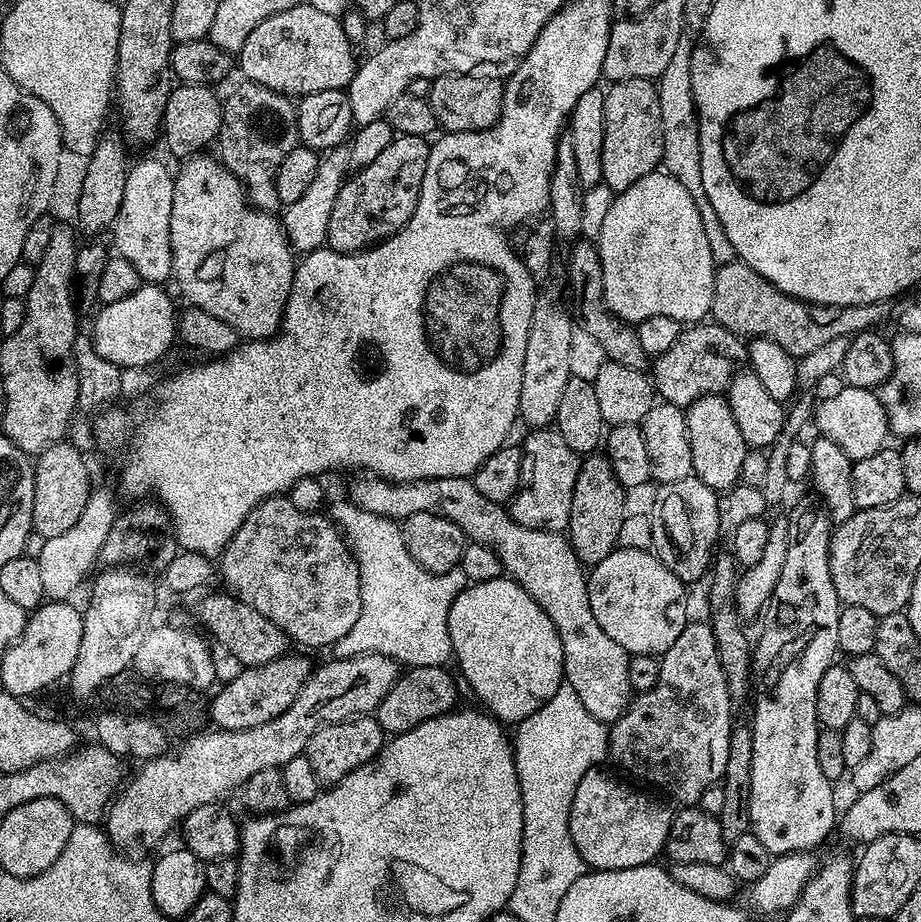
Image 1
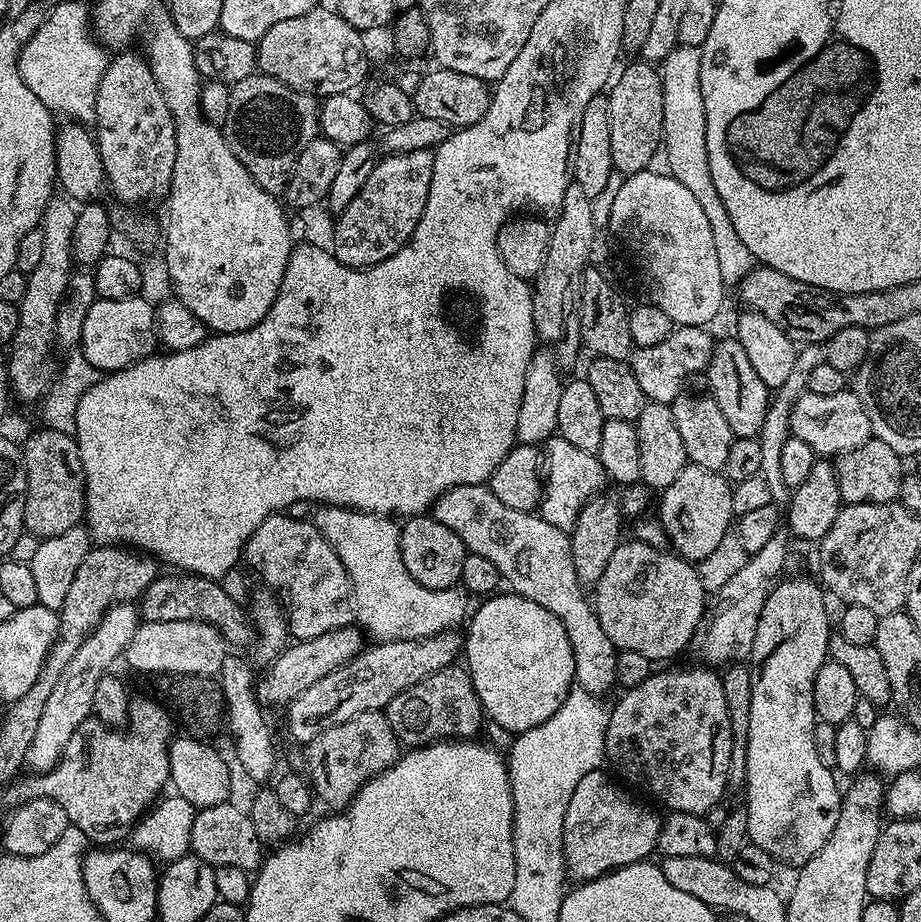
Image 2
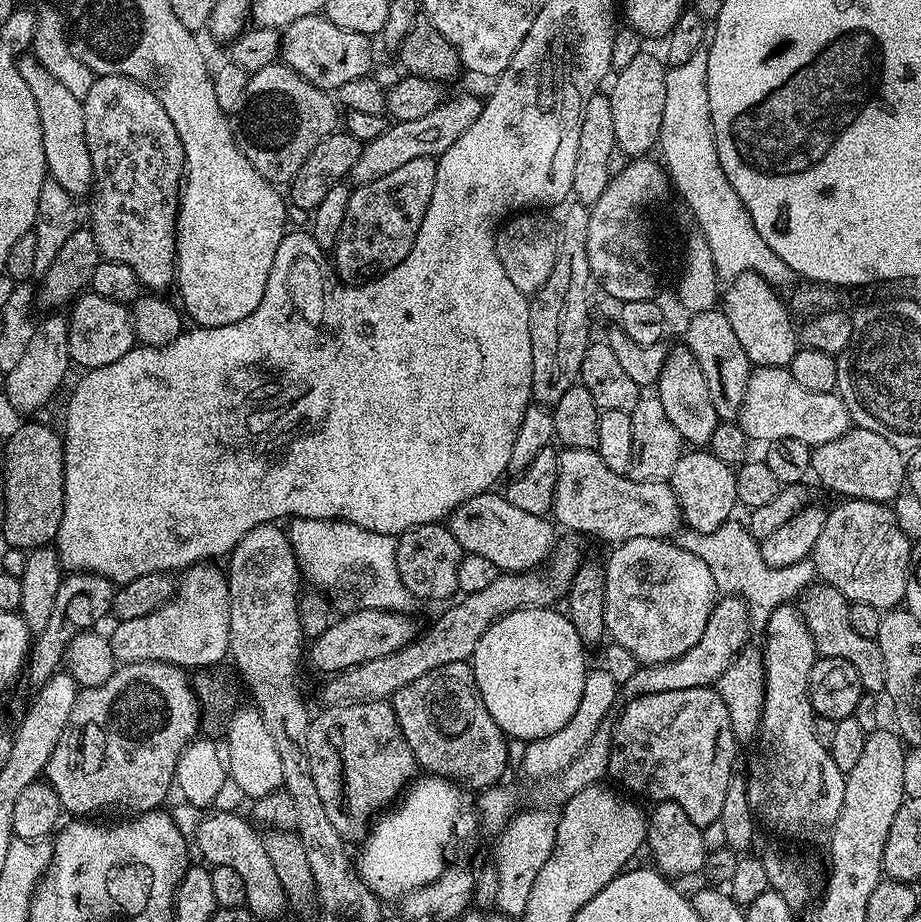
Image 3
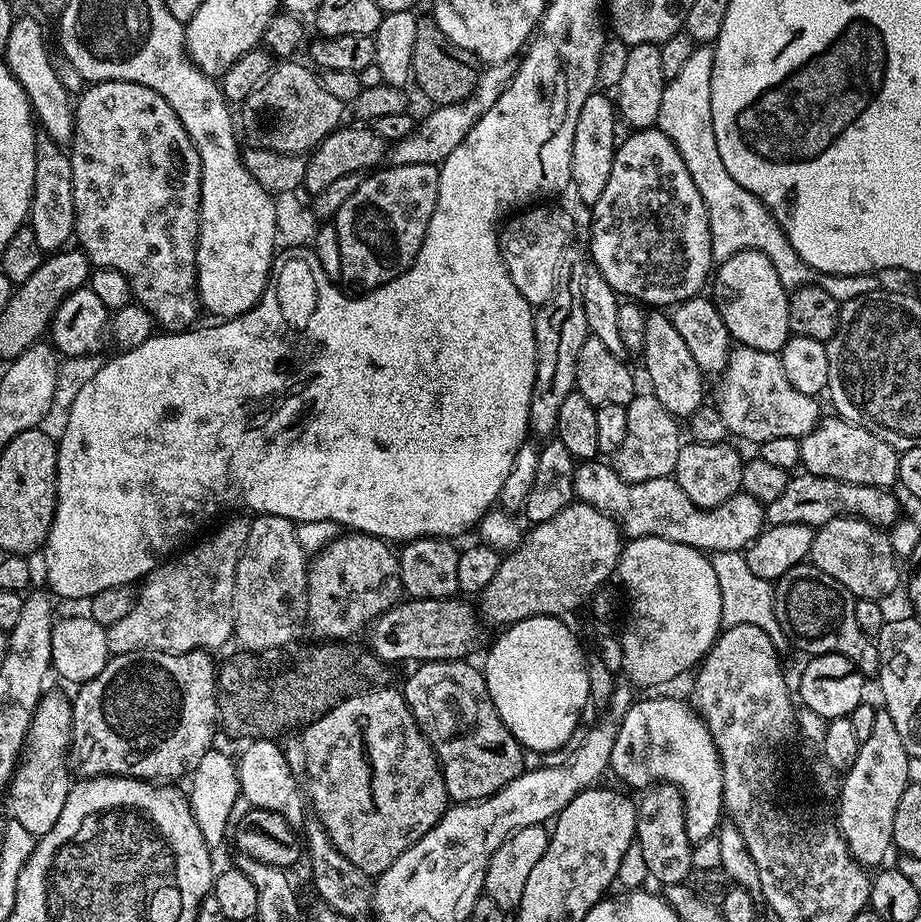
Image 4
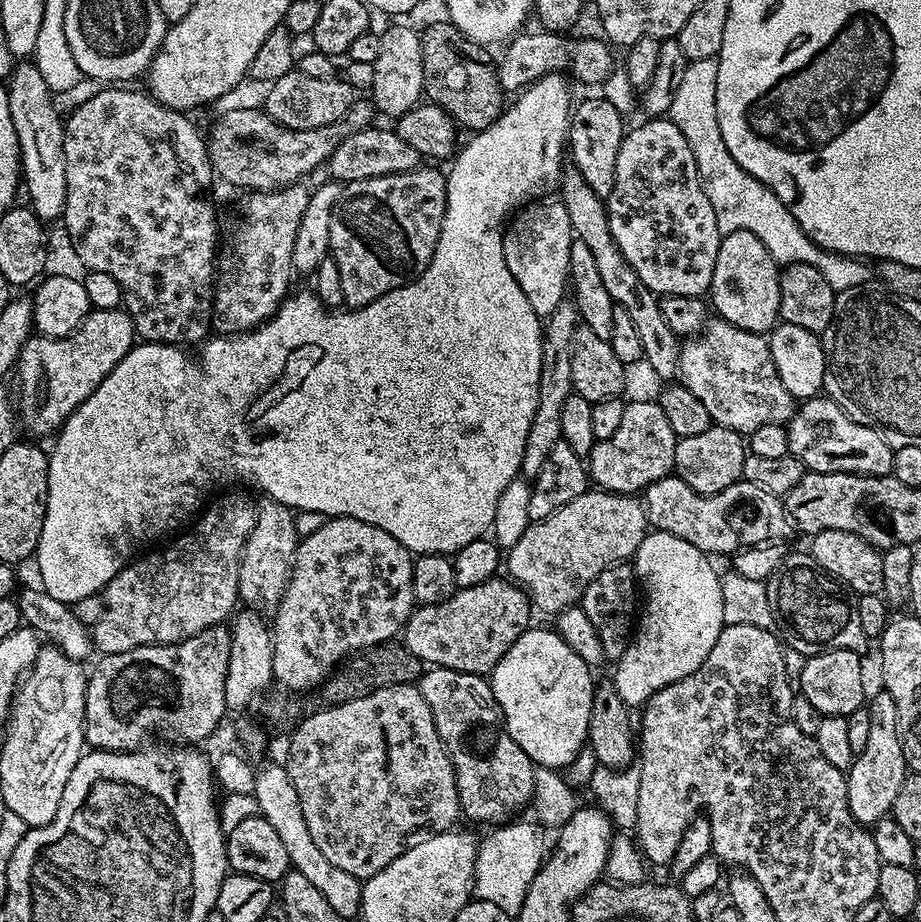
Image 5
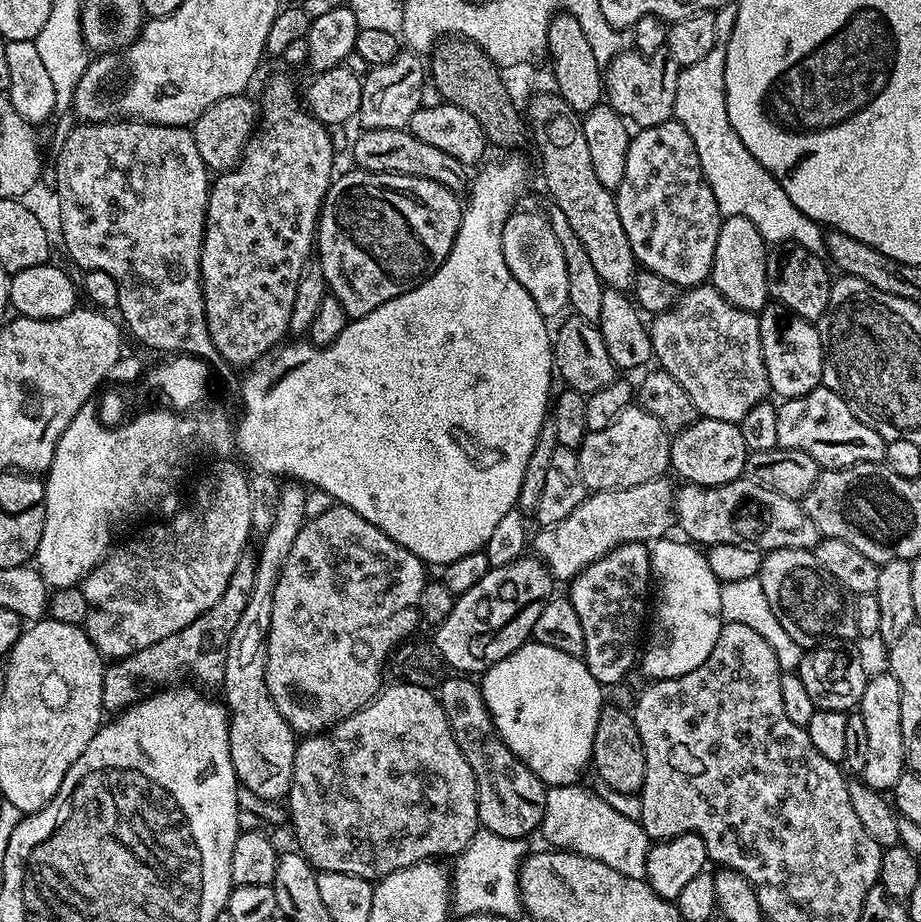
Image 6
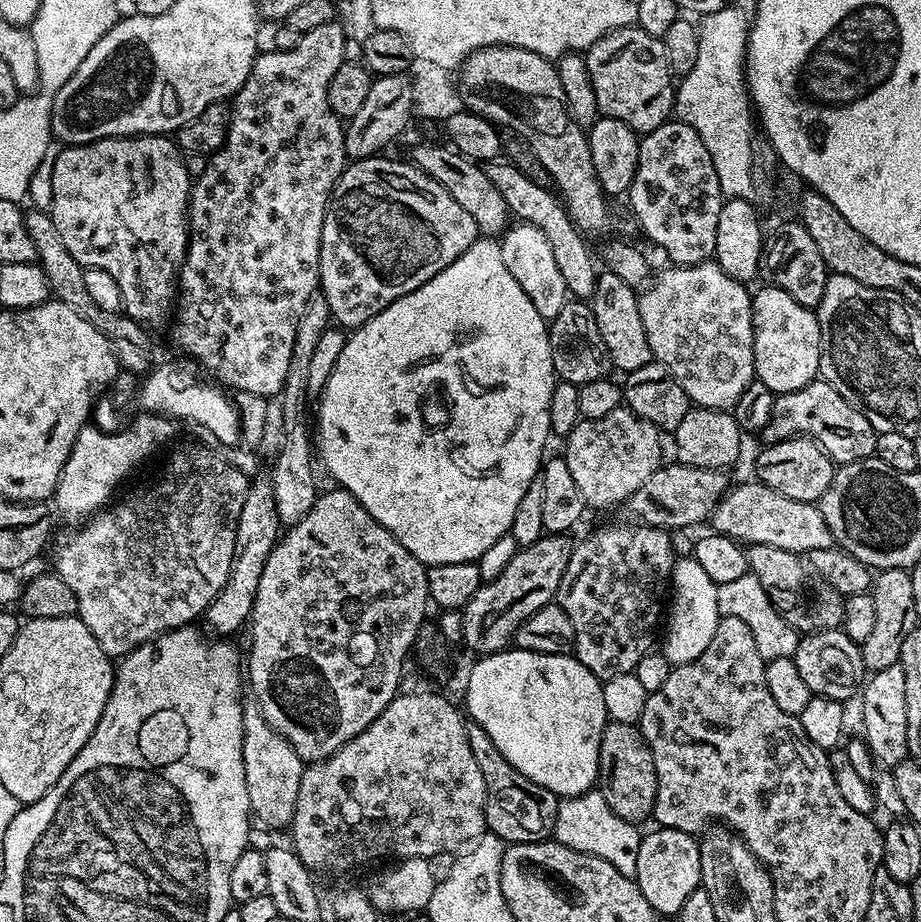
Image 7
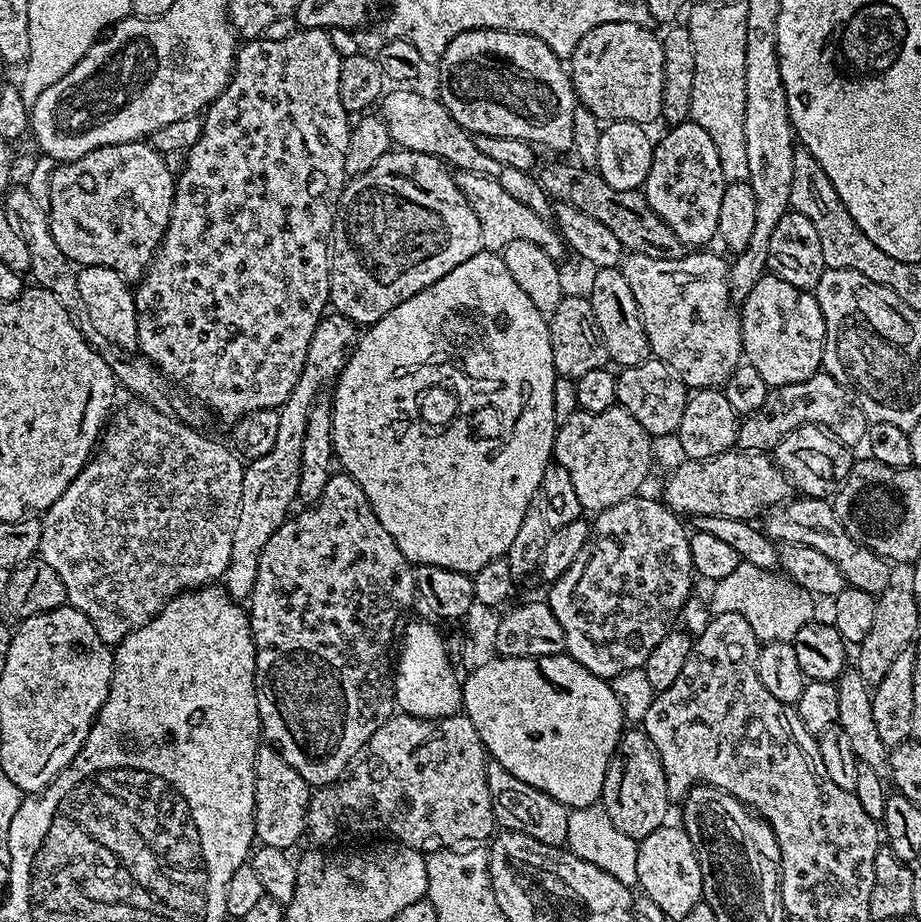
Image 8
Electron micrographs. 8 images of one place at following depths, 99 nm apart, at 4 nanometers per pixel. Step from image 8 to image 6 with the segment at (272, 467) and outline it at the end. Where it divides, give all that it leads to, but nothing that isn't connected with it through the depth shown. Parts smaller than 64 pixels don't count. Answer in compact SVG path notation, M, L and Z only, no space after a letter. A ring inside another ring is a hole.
M245 554L240 557L226 590L210 610L206 610L190 626L186 626L178 634L170 634L170 638L162 638L162 642L154 642L154 646L146 646L146 650L138 650L133 656L125 656L109 663L104 669L105 709L109 713L119 714L132 704L145 700L165 688L179 685L187 676L193 676L201 685L223 685L226 650L230 646L230 638L234 634L238 621L242 619L242 610L246 610L246 602L250 602L250 594L254 594L256 578L255 555Z

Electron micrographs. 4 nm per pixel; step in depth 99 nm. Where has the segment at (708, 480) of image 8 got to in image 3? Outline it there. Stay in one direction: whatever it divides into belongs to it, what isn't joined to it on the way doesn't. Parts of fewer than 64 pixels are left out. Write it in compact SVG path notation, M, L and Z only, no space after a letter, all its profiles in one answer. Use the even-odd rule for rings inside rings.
M557 543L543 570L498 574L494 582L486 586L486 590L478 590L478 594L464 596L461 604L446 609L425 636L424 633L417 635L416 639L399 648L394 654L386 654L386 658L367 660L358 666L335 673L329 679L332 681L324 688L323 703L335 706L357 704L359 700L384 700L395 696L398 690L402 690L410 682L422 678L422 674L438 670L438 666L450 666L450 662L471 661L478 638L498 617L519 608L550 608L557 603L555 600L563 601L581 565L578 545Z

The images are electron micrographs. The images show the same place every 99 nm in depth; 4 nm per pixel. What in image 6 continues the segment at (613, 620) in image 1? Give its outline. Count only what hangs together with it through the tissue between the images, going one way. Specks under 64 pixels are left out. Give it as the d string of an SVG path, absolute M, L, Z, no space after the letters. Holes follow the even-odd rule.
M661 538L655 541L650 548L655 604L650 616L650 631L647 633L646 643L643 645L638 664L639 667L644 667L645 674L652 680L669 680L678 678L682 674L690 674L690 670L698 670L698 666L702 666L702 662L710 658L710 650L714 650L714 642L718 642L718 634L722 627L720 618L721 583L714 574L714 570L710 570L707 555L691 542L672 539Z

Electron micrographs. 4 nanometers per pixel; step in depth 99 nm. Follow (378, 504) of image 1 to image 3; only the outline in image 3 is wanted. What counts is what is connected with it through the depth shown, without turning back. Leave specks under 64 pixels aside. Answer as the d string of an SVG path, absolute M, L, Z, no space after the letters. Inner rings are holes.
M495 491L478 494L452 513L450 529L454 538L465 553L482 554L482 558L494 562L501 573L539 569L554 547L553 525L548 525L549 521L545 517L518 510L518 506L509 502L507 495L496 495Z

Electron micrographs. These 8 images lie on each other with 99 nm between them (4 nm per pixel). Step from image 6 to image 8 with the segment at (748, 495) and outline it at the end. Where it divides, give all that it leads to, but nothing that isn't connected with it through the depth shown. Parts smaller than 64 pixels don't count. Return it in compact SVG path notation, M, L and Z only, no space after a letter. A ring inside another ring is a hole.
M789 499L783 506L771 509L763 517L763 520L765 519L764 524L762 523L763 531L773 541L814 546L814 550L826 554L826 558L830 558L830 562L834 562L838 566L838 570L842 570L845 581L858 590L879 594L889 587L891 580L888 579L892 576L891 570L893 571L889 561L883 560L878 554L871 552L859 540L850 538L850 534L846 534L846 530L842 526L842 522L838 522L836 512L827 499L796 499Z

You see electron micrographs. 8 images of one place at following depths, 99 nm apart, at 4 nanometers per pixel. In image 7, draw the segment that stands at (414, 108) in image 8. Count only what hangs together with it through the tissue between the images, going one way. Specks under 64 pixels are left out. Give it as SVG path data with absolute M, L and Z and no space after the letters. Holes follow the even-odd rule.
M488 162L483 165L486 178L490 178L490 182L494 182L494 190L498 190L498 194L502 194L502 202L506 202L509 213L517 221L538 226L538 230L542 230L542 234L546 234L554 254L554 263L558 265L558 271L562 274L565 289L575 299L587 301L594 294L598 260L593 249L591 252L587 242L584 241L587 240L585 233L581 232L576 223L569 218L563 199L552 188L543 188L538 186L538 182L530 182L530 178L526 178L526 174L522 174L522 170L518 170L510 162L500 163Z

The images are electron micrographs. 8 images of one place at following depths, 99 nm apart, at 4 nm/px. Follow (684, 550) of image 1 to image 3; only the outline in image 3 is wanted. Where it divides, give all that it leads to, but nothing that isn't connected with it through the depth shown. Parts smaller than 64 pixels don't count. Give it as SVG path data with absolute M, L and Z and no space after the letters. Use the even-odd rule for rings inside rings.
M688 450L678 458L670 481L680 503L683 523L698 532L713 532L729 523L731 514L738 508L736 498L736 468L716 457L709 450Z

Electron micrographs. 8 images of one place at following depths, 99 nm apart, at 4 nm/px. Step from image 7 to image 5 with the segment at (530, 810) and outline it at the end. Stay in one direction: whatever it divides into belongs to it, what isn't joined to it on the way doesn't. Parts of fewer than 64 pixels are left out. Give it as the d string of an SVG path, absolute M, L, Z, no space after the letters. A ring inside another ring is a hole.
M432 666L421 675L418 687L426 706L430 706L430 714L434 714L440 741L452 759L461 813L487 826L515 817L512 815L533 797L534 765L504 729L491 683L478 672Z

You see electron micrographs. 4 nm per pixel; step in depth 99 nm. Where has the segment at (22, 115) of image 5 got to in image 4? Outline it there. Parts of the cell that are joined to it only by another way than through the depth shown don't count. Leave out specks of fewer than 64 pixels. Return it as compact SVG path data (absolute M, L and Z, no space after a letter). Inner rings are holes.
M40 138L36 141L30 226L34 230L34 238L38 238L40 251L45 254L61 251L67 245L64 243L73 239L76 230L72 162L69 153L61 145L47 138Z

